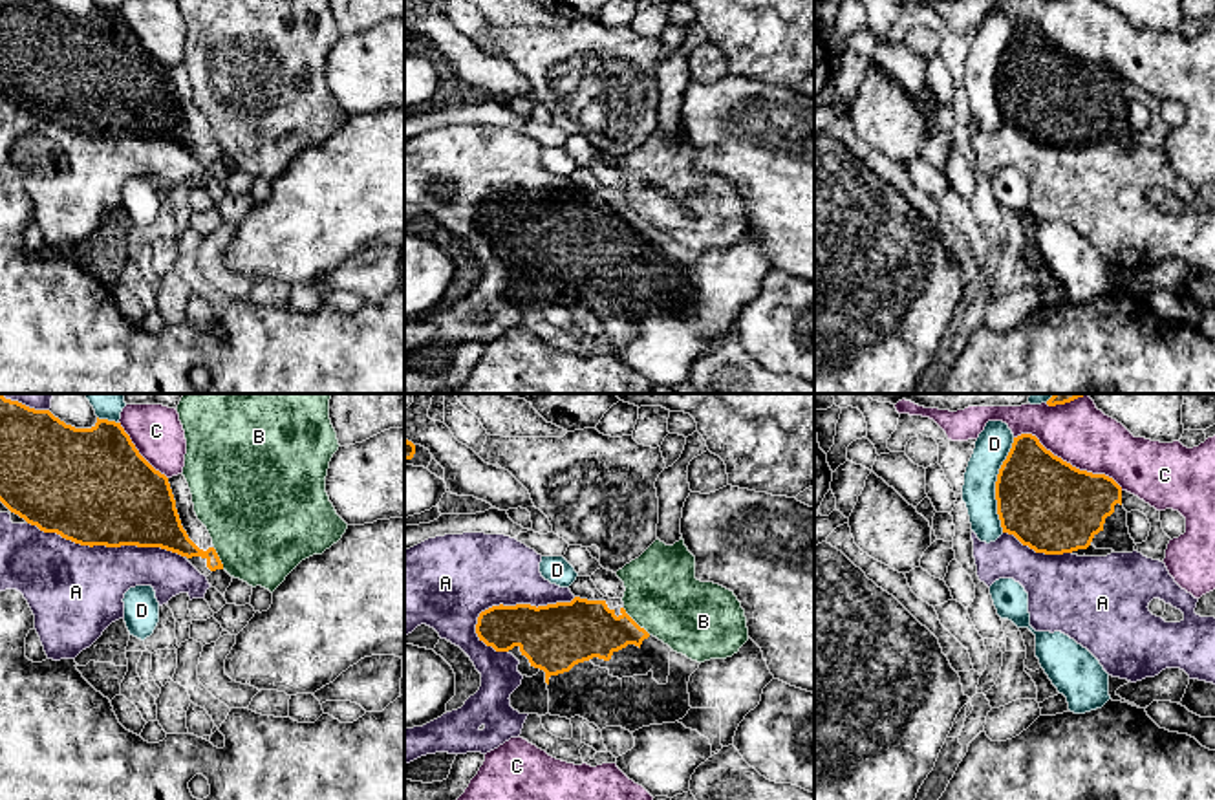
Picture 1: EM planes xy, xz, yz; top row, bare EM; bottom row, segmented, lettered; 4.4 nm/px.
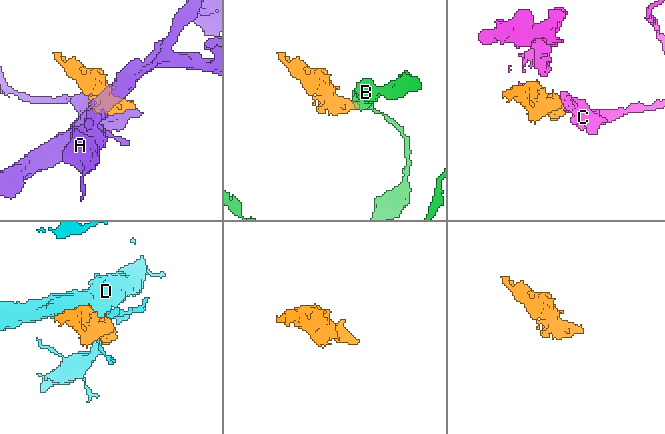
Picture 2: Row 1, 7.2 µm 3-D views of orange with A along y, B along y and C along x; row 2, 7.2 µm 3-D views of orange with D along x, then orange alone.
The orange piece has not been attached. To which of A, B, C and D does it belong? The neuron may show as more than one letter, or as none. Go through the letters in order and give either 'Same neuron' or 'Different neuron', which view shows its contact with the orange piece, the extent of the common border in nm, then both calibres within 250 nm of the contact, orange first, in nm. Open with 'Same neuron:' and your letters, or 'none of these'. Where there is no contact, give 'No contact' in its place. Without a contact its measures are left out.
Same neuron: none of these
A: Different neuron. Touches orange in xy. Shared border 700 nm. Thickness 480 nm (orange) against 420 nm
B: Different neuron. Touches orange in xz. Shared border 170 nm. Thickness 260 nm (orange) against 320 nm
C: Different neuron. Touches orange in yz. Shared border 550 nm. Thickness 400 nm (orange) against 260 nm
D: Different neuron. Touches orange in yz. Shared border 420 nm. Thickness 400 nm (orange) against 150 nm

